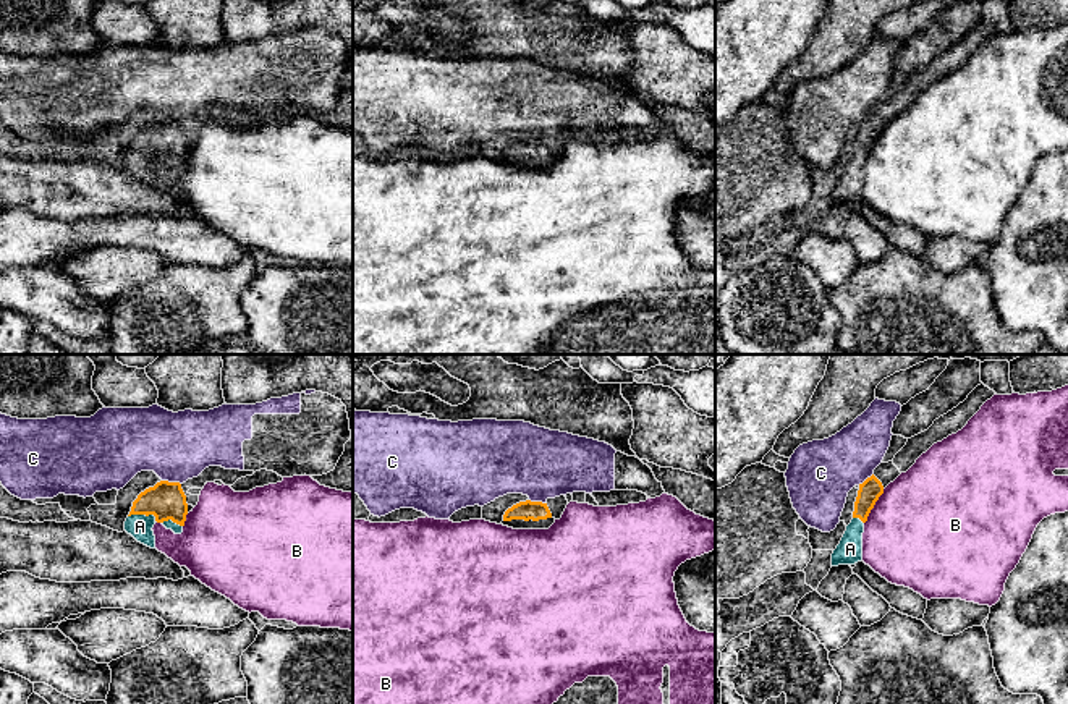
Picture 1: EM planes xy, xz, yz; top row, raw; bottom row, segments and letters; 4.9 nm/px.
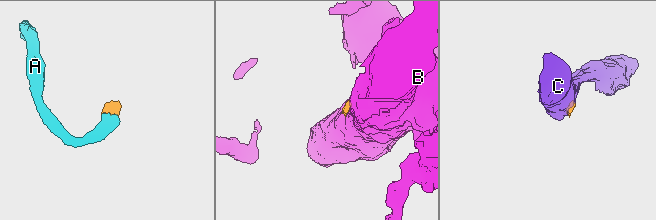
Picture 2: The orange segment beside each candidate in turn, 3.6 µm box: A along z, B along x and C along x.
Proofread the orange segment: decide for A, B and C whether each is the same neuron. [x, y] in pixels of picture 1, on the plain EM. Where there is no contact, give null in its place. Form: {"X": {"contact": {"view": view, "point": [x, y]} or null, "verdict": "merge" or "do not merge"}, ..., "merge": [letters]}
{"A": {"contact": {"view": "xy", "point": [143, 151]}, "verdict": "merge"}, "B": {"contact": {"view": "yz", "point": [873, 144]}, "verdict": "do not merge"}, "C": {"contact": {"view": "xy", "point": [172, 120]}, "verdict": "do not merge"}, "merge": ["A"]}

